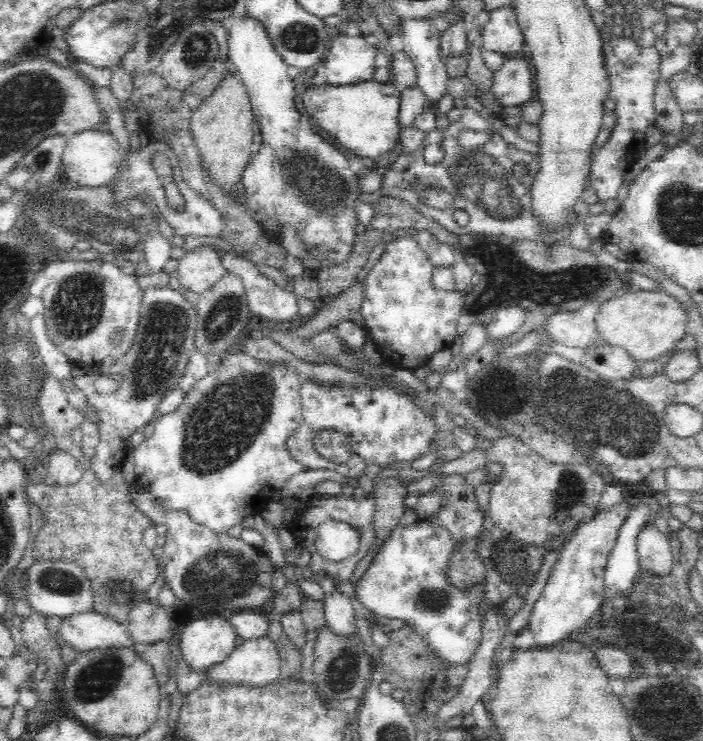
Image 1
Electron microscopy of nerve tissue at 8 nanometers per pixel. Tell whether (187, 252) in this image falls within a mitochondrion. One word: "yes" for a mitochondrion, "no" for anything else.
no

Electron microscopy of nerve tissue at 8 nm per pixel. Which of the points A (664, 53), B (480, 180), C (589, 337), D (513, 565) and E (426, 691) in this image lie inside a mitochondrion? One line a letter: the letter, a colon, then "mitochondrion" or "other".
A: other
B: mitochondrion
C: other
D: mitochondrion
E: other

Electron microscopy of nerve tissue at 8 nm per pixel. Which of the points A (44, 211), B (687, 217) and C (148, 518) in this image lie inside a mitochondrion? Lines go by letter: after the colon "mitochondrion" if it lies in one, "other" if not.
A: mitochondrion
B: mitochondrion
C: other

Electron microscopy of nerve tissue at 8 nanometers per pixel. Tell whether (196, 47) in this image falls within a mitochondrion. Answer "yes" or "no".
yes

